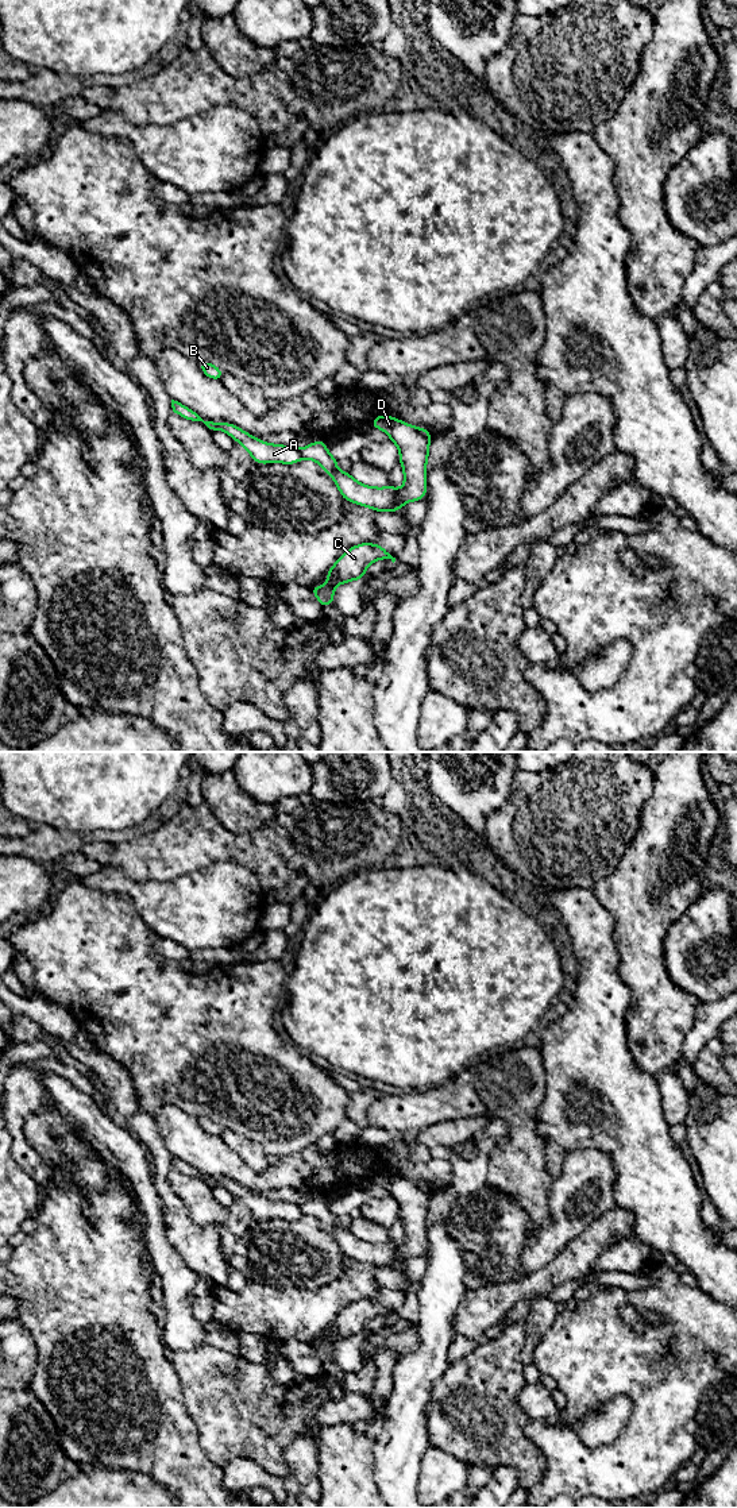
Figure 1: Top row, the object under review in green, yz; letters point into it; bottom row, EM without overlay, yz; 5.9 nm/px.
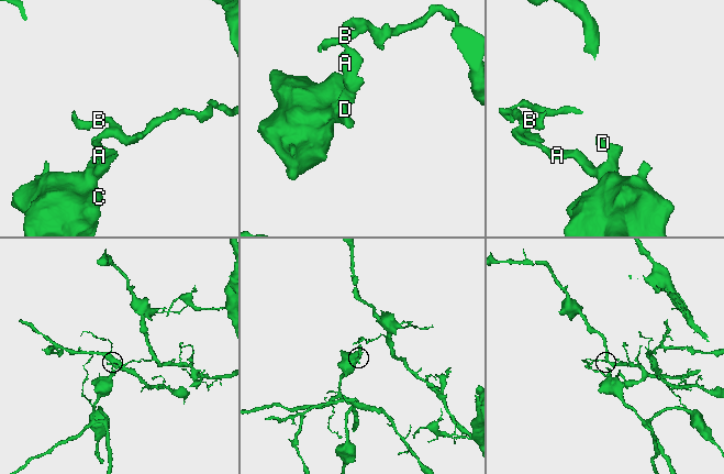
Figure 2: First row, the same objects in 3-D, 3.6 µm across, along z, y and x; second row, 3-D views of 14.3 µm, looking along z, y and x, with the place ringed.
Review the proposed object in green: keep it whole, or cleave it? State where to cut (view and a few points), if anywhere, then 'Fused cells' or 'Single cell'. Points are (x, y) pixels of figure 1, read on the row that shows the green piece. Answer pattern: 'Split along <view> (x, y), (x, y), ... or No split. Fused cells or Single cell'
Split along yz (300, 451), (303, 456). Fused cells

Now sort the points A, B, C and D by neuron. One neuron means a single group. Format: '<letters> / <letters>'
A B / C D

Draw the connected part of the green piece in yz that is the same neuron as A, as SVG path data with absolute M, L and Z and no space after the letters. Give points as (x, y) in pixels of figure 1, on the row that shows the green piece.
M171 400L173 412L178 416L189 420L204 424L211 432L224 431L227 432L235 441L240 443L248 454L252 456L254 462L258 464L263 463L286 463L296 464L302 456L301 451L296 447L281 446L281 444L270 444L262 441L256 437L252 437L246 431L231 423L215 423L198 416L194 410L182 405L178 401Z

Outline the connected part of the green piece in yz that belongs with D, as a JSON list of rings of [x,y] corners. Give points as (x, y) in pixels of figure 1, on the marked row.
[[[387,414],[377,416],[371,428],[386,432],[400,450],[400,463],[404,470],[404,487],[397,490],[387,487],[366,486],[354,479],[348,471],[339,471],[336,458],[325,447],[324,439],[306,444],[301,456],[317,462],[324,471],[336,482],[346,501],[371,508],[375,512],[394,512],[410,501],[425,500],[427,494],[427,460],[432,433],[425,428],[417,428]]]

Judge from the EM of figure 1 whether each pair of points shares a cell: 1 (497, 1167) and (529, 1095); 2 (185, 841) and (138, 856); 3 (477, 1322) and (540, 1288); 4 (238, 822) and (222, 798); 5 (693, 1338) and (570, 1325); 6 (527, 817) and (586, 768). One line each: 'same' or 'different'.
1: same
2: same
3: same
4: same
5: same
6: same

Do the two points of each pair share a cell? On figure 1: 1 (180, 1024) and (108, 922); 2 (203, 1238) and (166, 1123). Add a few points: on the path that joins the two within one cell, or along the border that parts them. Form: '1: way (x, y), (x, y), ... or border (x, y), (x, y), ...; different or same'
1: way (165, 1003), (111, 949); same
2: border (157, 1126), (164, 1146), (172, 1154); different

